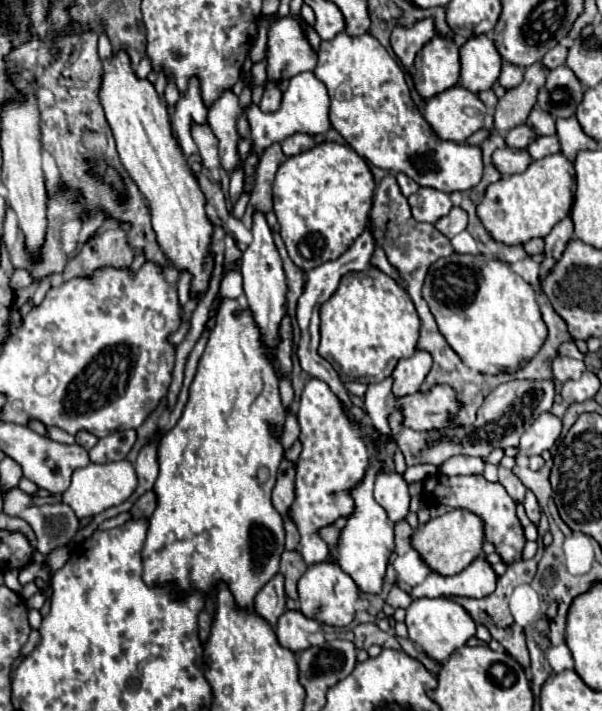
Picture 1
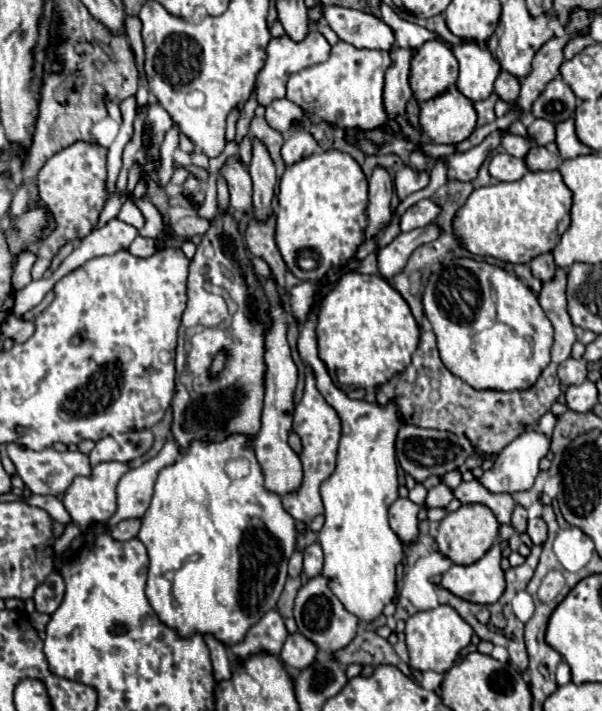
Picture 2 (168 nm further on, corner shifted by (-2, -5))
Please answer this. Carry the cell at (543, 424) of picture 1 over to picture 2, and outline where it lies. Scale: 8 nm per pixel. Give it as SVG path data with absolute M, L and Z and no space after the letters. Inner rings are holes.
M536 429L524 431L524 435L520 435L520 439L514 439L508 447L504 447L504 451L500 451L500 455L494 461L494 467L480 477L480 483L492 493L516 493L516 491L530 489L540 471L538 463L542 457L546 457L548 451L550 451L548 435L544 435Z

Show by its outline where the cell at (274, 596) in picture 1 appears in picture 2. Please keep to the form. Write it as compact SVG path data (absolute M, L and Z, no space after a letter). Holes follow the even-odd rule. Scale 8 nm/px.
M272 609L248 629L248 635L240 643L232 645L232 651L236 657L246 657L258 651L268 651L272 655L278 655L286 637L288 631L284 627L284 619L276 609Z

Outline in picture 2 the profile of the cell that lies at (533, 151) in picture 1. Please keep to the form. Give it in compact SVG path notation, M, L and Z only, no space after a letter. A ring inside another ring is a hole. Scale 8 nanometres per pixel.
M532 147L530 153L526 155L526 165L530 171L550 171L558 169L558 155L548 151L546 147Z

